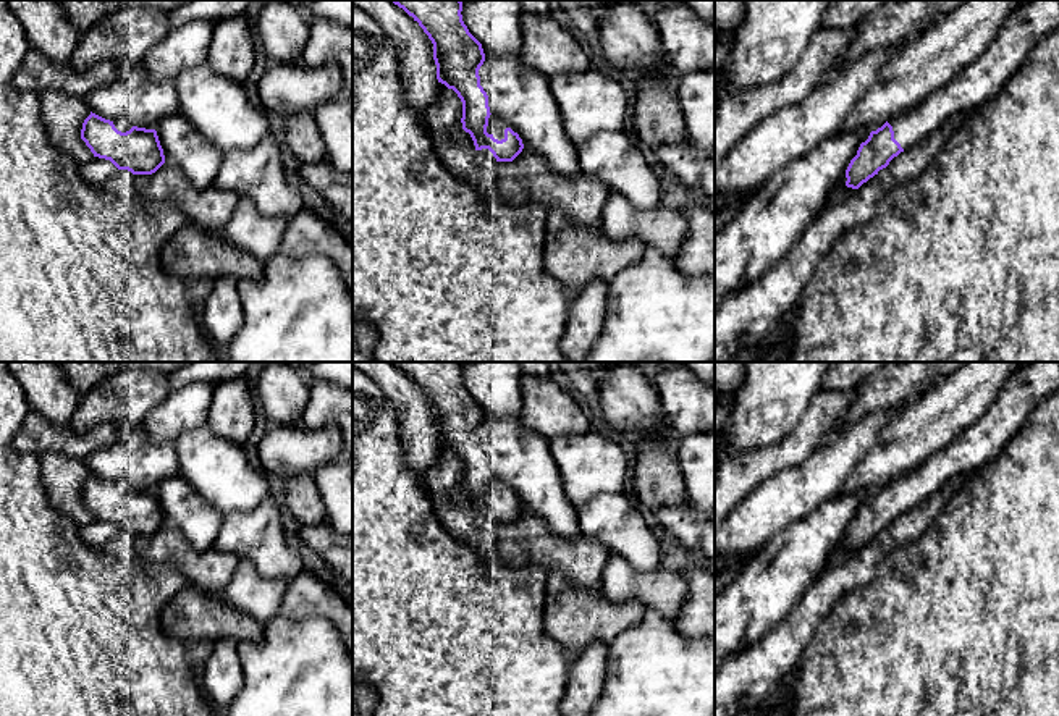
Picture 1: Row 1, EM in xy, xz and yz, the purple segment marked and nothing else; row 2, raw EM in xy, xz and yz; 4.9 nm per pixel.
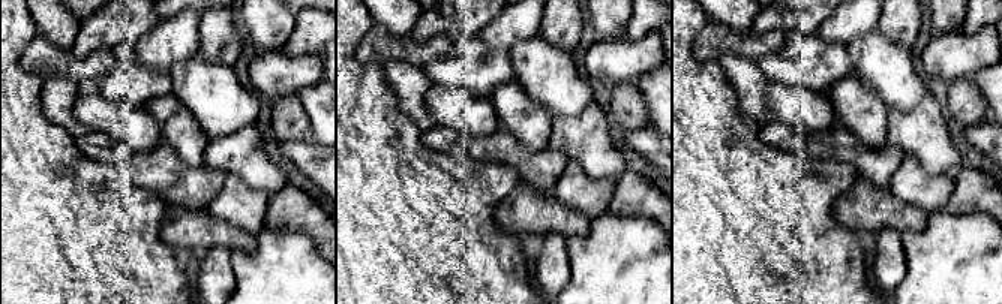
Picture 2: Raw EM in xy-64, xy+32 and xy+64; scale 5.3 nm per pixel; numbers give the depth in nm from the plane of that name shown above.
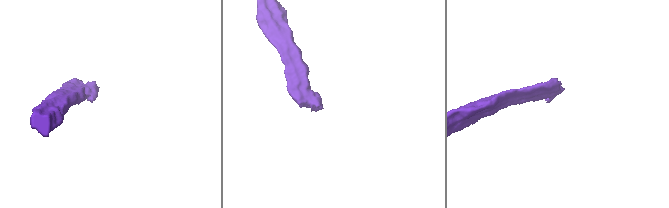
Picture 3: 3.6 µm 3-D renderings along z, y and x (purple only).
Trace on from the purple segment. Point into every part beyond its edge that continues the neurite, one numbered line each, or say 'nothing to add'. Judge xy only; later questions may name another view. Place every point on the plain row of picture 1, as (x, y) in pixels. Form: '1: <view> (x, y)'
1: xy (133, 458)

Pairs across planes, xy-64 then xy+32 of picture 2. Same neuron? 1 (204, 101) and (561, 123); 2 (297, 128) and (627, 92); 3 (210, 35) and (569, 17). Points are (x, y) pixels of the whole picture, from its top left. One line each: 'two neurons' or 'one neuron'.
1: two neurons
2: one neuron
3: one neuron

